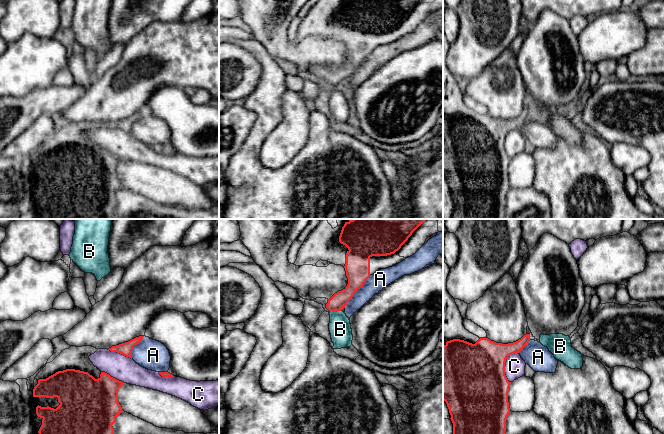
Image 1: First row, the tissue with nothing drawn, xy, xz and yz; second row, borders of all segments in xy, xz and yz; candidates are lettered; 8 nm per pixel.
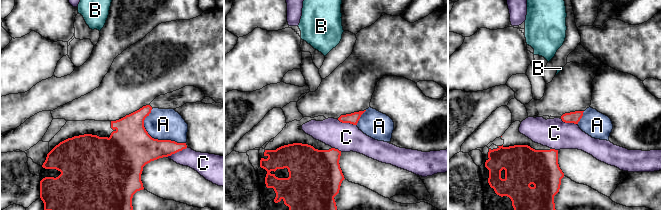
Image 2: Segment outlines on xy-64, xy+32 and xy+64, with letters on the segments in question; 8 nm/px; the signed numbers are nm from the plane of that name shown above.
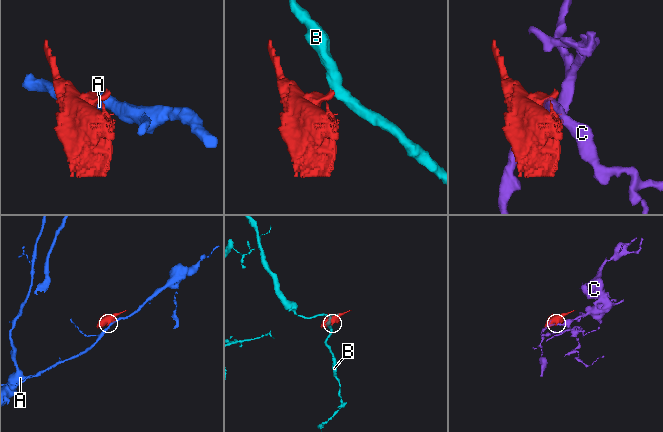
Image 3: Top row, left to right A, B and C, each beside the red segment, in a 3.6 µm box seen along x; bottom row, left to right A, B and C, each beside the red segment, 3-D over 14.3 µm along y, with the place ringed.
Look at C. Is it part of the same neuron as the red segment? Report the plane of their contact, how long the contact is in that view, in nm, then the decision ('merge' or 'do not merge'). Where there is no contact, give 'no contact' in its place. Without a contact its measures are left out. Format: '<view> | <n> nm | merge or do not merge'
yz | 260 nm | do not merge

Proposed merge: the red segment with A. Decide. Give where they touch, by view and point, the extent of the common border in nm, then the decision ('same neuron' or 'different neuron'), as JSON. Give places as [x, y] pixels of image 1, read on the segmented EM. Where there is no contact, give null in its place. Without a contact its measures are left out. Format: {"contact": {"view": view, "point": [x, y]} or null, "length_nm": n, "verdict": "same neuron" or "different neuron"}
{"contact": {"view": "xz", "point": [356, 290]}, "length_nm": 340, "verdict": "different neuron"}

